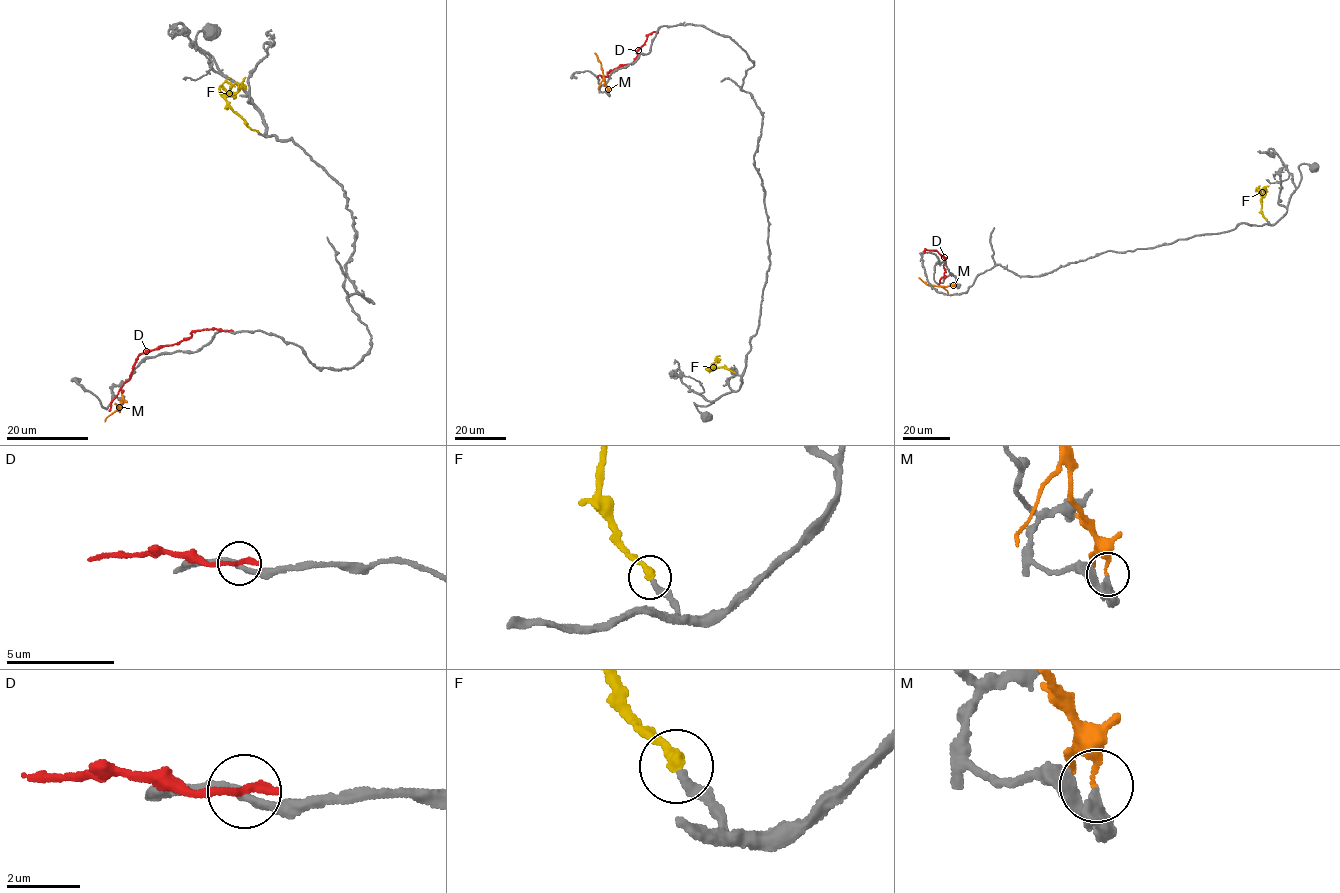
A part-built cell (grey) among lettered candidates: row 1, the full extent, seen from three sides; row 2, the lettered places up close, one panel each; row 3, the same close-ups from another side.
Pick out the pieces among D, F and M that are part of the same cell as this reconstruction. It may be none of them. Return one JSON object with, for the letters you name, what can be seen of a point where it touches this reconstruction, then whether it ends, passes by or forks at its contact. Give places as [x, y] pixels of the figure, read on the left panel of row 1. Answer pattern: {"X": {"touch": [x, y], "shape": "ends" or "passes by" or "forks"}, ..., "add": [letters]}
{"F": {"touch": [258, 132], "shape": "ends"}, "add": ["F"]}

